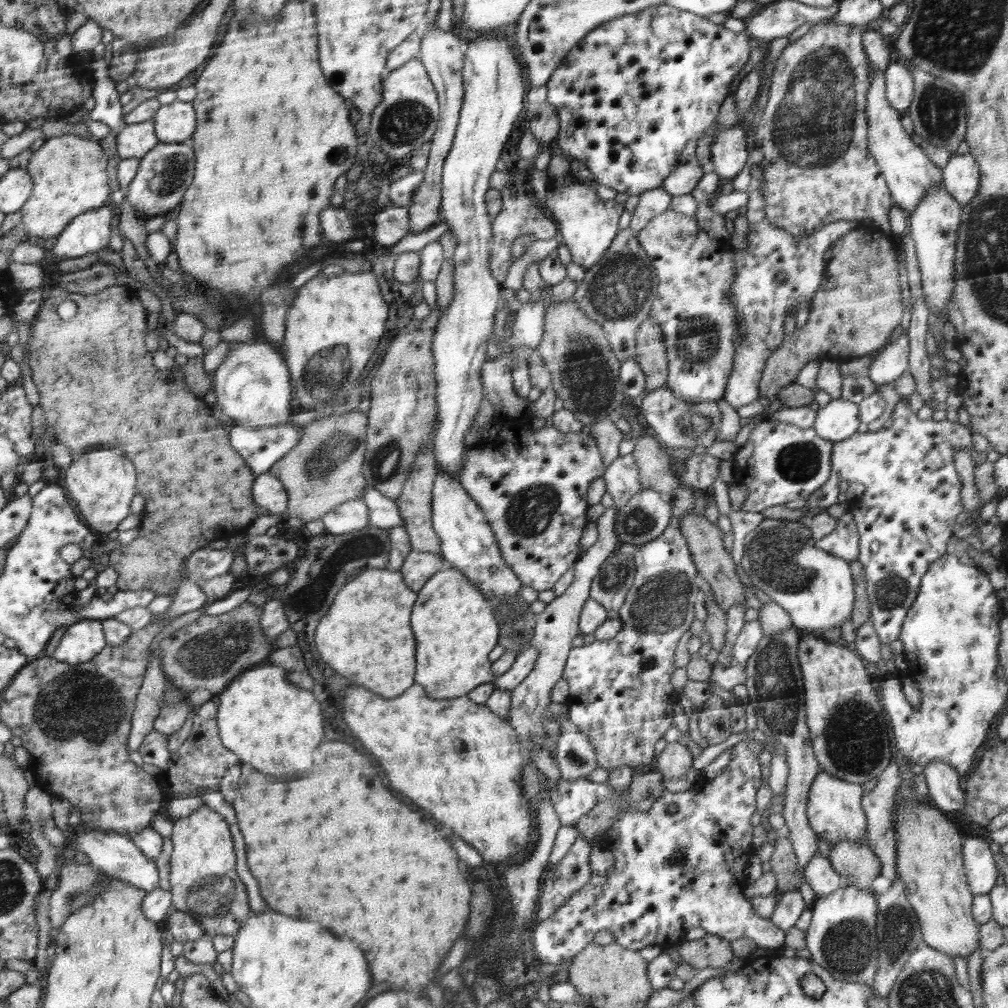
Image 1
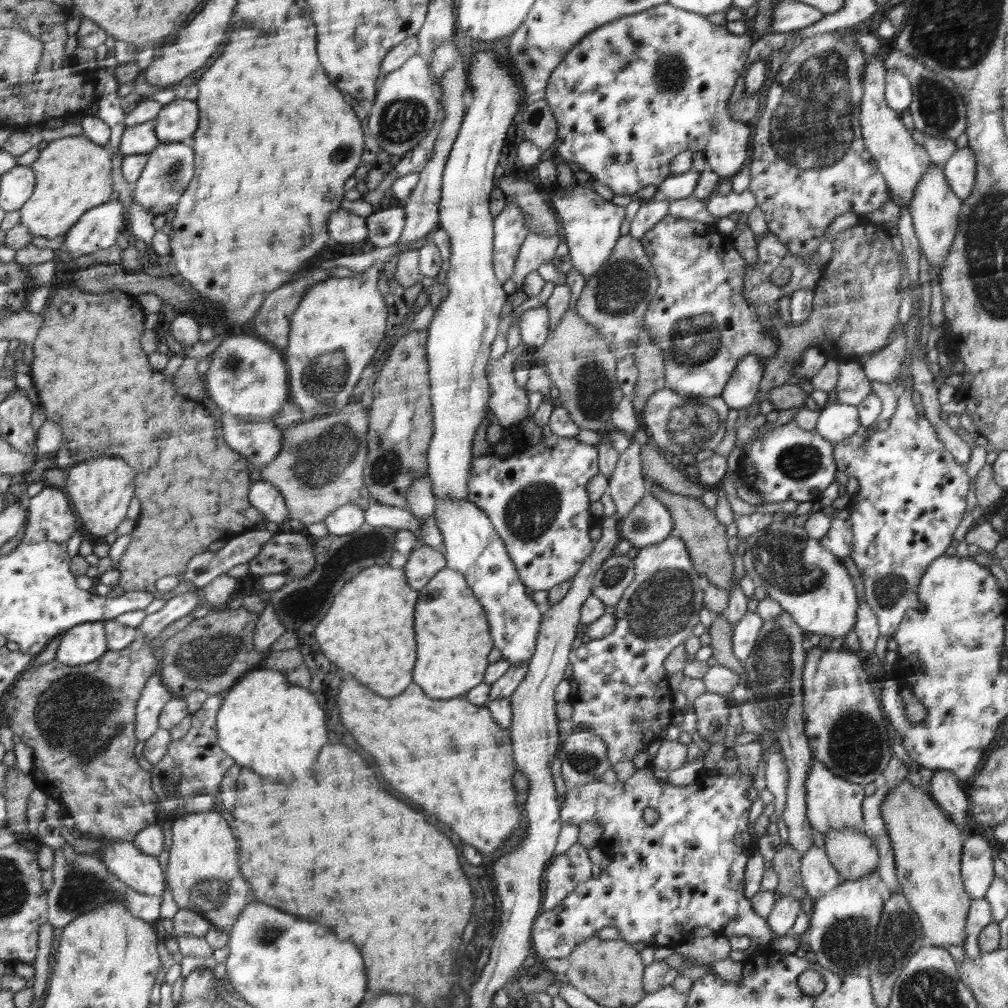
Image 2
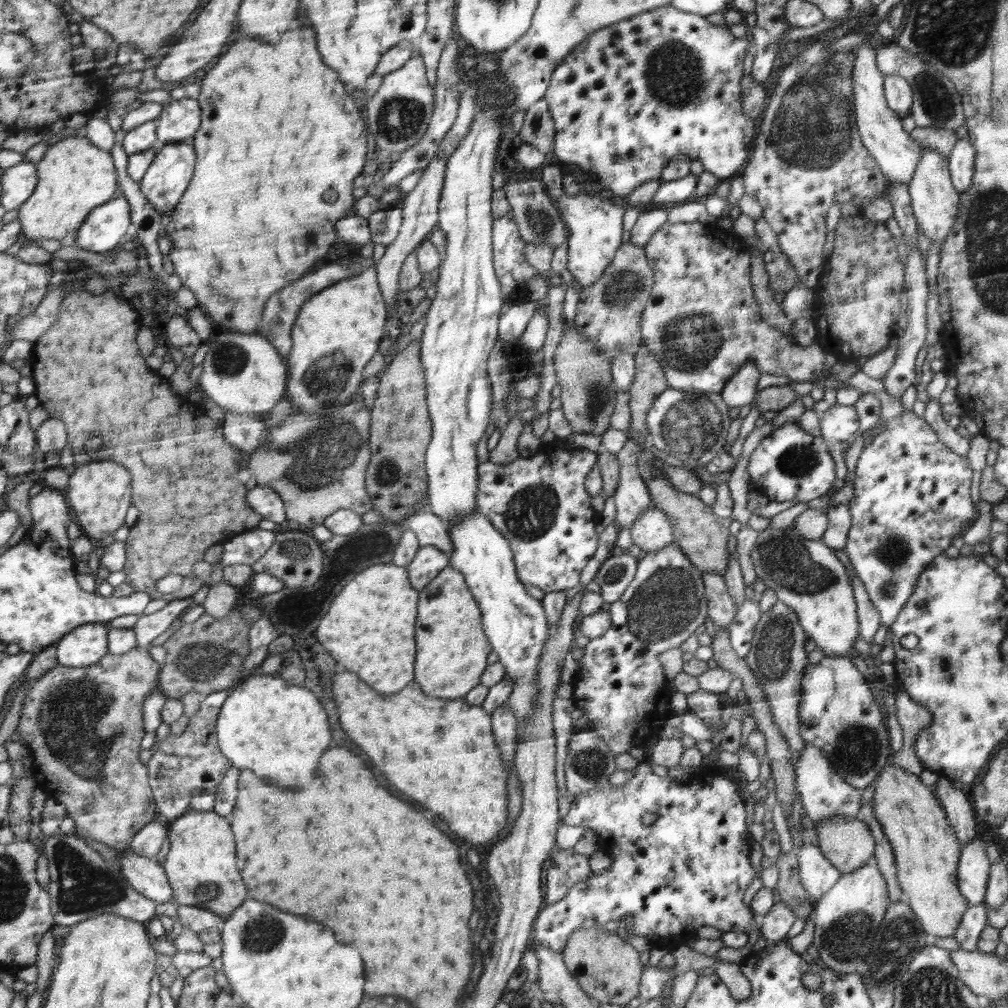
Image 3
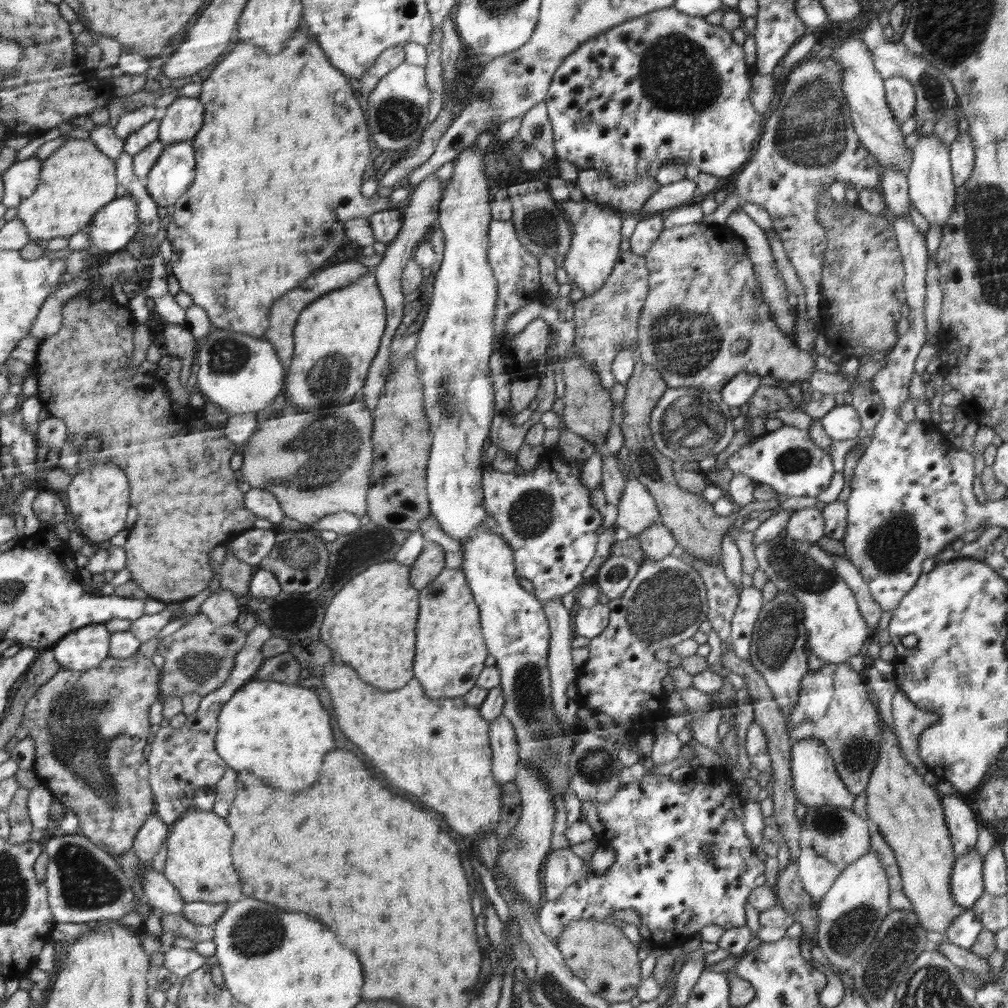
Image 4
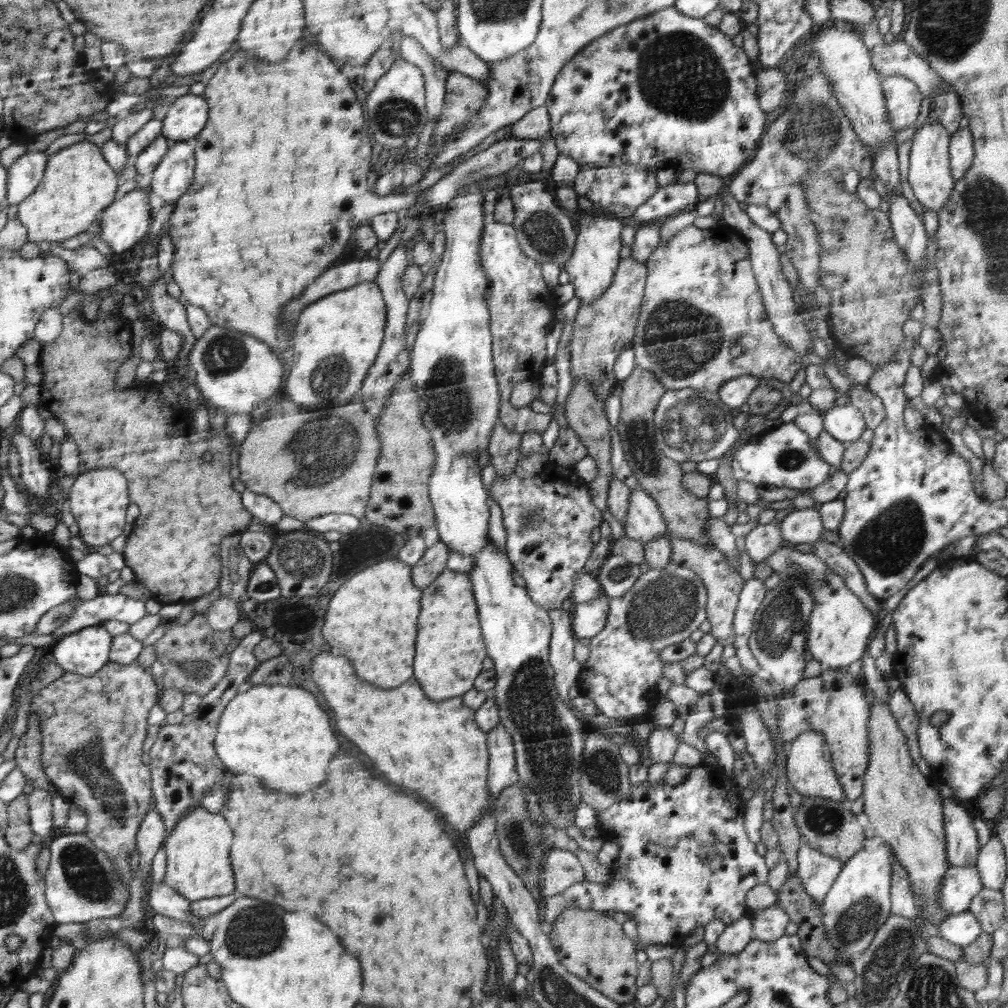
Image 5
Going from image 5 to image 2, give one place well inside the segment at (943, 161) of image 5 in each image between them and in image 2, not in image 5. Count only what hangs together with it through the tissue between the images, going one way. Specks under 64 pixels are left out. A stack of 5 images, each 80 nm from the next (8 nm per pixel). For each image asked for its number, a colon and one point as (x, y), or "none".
2: (935, 209)
3: (935, 202)
4: (931, 189)

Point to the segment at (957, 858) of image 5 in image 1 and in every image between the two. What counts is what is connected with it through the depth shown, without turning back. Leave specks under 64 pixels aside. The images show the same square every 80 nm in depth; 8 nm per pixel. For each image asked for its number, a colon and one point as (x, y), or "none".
1: (942, 780)
2: (944, 787)
3: (961, 817)
4: (963, 829)

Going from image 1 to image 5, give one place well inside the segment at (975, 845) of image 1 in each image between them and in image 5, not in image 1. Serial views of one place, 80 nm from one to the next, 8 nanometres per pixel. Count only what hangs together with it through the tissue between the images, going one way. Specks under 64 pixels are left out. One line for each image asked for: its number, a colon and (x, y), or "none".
2: (978, 864)
3: (972, 875)
4: (967, 884)
5: (960, 884)

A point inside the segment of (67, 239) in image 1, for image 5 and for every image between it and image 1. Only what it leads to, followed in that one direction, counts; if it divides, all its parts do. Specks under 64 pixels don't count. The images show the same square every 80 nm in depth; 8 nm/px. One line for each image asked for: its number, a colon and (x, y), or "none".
2: (99, 227)
3: (105, 226)
4: (114, 226)
5: (125, 221)

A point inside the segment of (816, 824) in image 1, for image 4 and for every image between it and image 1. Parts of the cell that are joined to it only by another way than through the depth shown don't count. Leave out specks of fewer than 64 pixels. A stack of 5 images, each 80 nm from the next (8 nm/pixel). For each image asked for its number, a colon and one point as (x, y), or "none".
2: (832, 802)
3: (823, 793)
4: (816, 782)

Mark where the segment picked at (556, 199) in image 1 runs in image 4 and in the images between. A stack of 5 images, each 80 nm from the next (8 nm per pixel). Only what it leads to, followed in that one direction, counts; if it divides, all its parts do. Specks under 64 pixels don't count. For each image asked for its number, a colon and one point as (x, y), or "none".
2: (591, 229)
3: (595, 225)
4: (595, 247)

